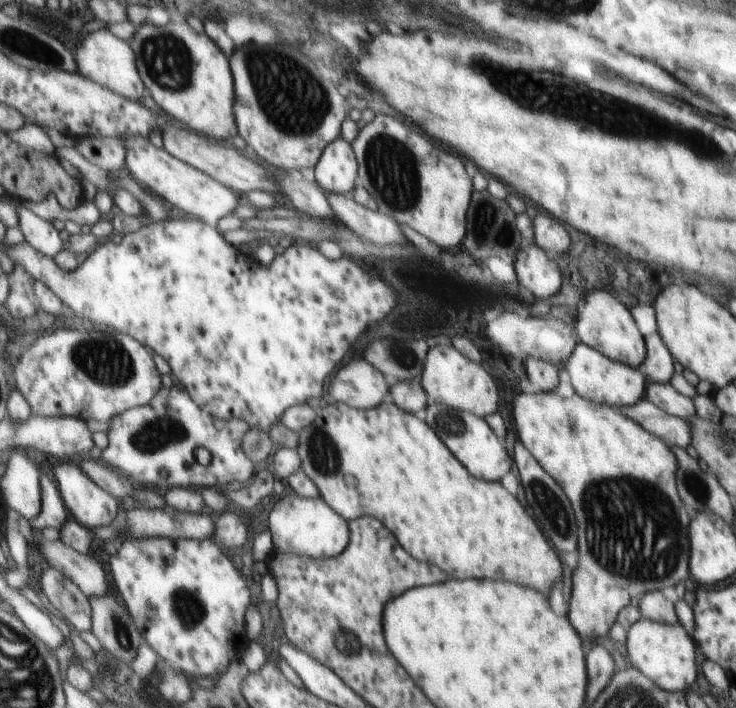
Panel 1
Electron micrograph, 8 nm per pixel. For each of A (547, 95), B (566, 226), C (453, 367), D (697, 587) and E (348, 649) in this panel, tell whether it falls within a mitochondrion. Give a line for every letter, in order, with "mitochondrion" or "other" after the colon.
A: mitochondrion
B: other
C: other
D: other
E: mitochondrion

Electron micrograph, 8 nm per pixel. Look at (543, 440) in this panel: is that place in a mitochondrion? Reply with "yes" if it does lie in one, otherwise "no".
no

